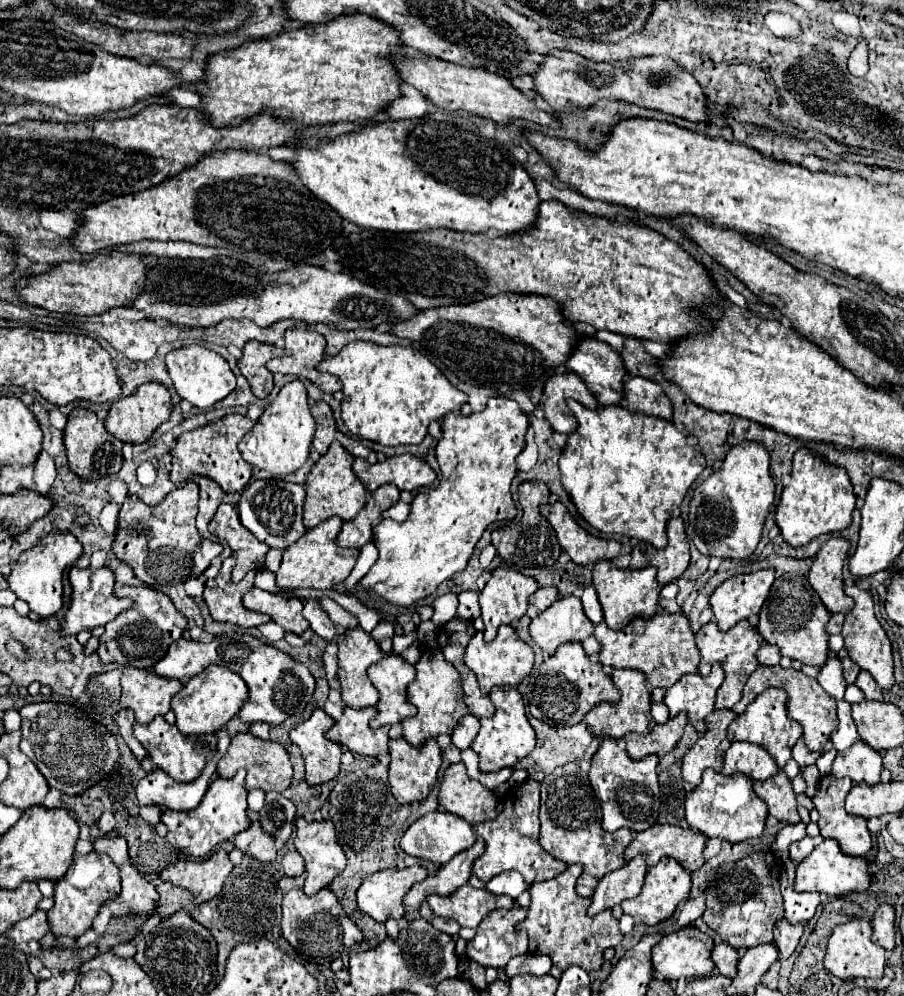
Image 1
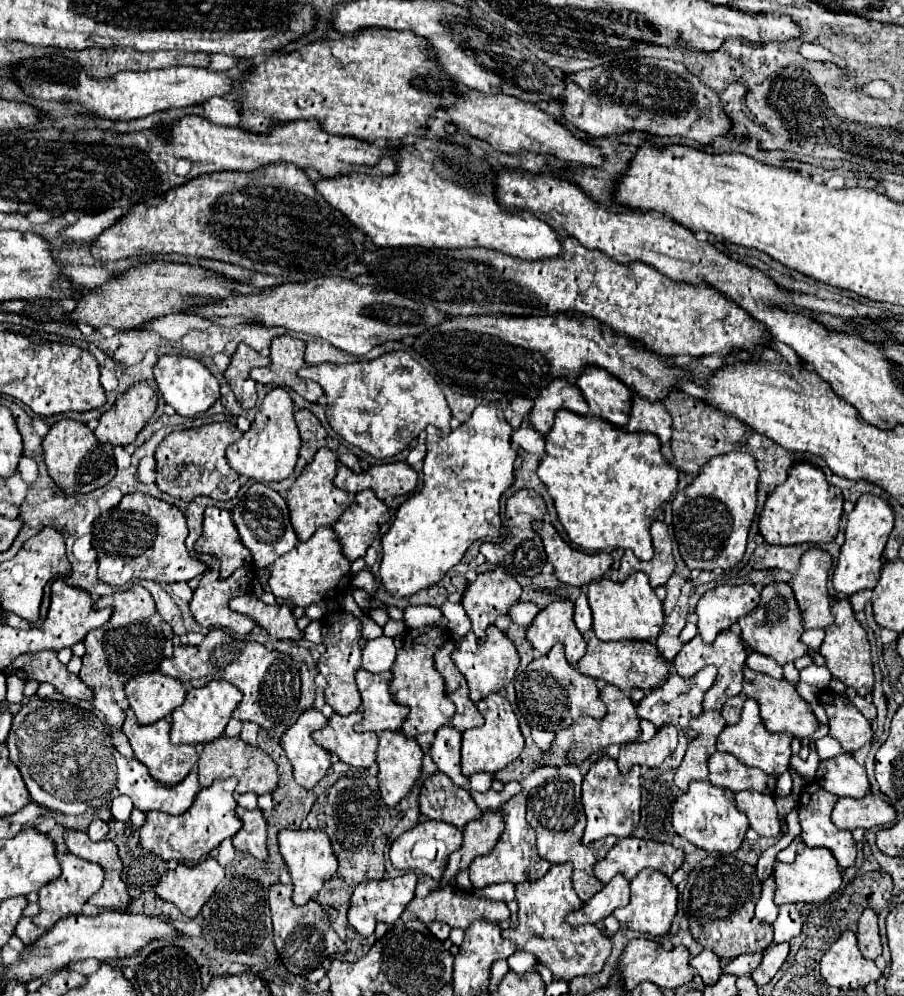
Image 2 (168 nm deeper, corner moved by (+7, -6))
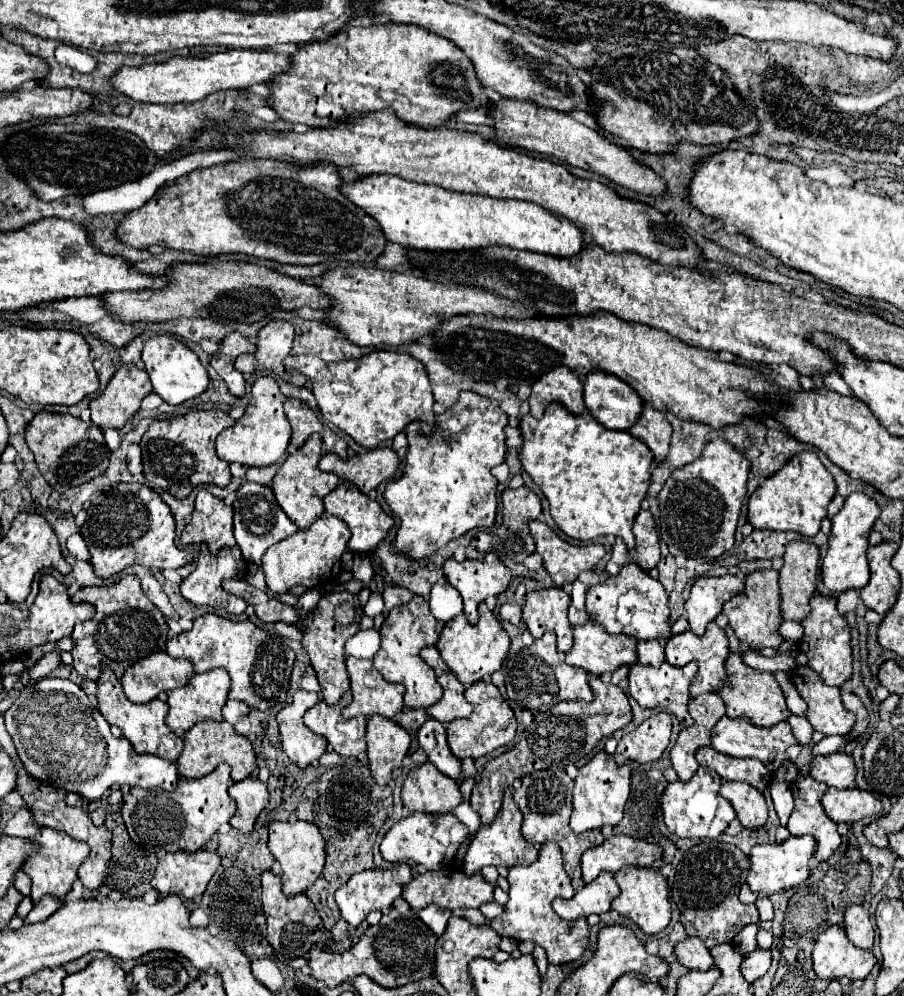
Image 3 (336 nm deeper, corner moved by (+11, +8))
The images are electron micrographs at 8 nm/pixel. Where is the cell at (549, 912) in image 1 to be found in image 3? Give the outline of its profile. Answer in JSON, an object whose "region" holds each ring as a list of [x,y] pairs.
{"region":[[[546,842],[540,852],[538,860],[528,866],[512,866],[508,868],[508,902],[504,904],[504,912],[490,920],[492,930],[498,936],[514,938],[518,942],[530,940],[534,944],[540,944],[550,964],[566,964],[570,960],[576,960],[584,954],[588,946],[588,924],[584,918],[576,922],[566,922],[552,910],[554,898],[572,898],[574,888],[570,884],[570,876],[562,868],[562,854],[560,848],[554,842]]]}

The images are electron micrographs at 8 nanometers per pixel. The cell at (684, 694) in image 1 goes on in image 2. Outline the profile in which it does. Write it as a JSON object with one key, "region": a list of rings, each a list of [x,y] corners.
{"region":[[[706,666],[704,670],[700,670],[700,674],[692,676],[692,678],[682,678],[676,672],[672,672],[672,678],[668,678],[668,682],[664,682],[664,686],[660,686],[660,690],[652,690],[638,708],[638,716],[644,720],[650,720],[656,728],[662,728],[666,724],[674,724],[680,726],[684,732],[692,732],[688,728],[690,718],[702,714],[702,700],[704,694],[710,690],[710,686],[716,680],[716,666]]]}

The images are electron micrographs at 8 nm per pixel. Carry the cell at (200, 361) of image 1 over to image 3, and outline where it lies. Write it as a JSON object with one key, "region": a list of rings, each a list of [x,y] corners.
{"region":[[[154,336],[150,340],[144,342],[142,348],[142,362],[144,362],[144,370],[150,376],[150,382],[154,386],[154,392],[166,402],[166,404],[182,404],[190,398],[196,398],[198,394],[202,394],[210,382],[206,368],[200,364],[198,356],[184,346],[182,342],[178,342],[176,338],[170,336]]]}

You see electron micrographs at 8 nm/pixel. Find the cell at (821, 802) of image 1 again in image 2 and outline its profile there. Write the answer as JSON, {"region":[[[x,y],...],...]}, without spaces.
{"region":[[[808,782],[800,794],[800,802],[798,802],[798,812],[800,812],[800,826],[802,826],[802,842],[806,846],[824,846],[828,848],[834,858],[838,860],[838,864],[842,868],[850,868],[854,862],[856,862],[856,854],[858,854],[858,848],[856,848],[856,842],[852,838],[852,832],[850,830],[840,830],[834,826],[830,814],[832,814],[832,806],[836,804],[836,794],[828,794],[818,782]]]}

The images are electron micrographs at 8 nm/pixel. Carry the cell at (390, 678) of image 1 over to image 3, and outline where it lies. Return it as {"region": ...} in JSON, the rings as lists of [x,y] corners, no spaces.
{"region":[[[346,656],[346,670],[350,676],[352,704],[342,708],[344,718],[352,718],[358,714],[380,714],[386,718],[394,718],[394,714],[402,710],[404,686],[386,682],[372,666],[372,660]]]}

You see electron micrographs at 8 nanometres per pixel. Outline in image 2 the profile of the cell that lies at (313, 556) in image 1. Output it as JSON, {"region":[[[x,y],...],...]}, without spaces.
{"region":[[[320,526],[306,542],[298,542],[284,558],[270,566],[270,588],[276,598],[292,600],[298,606],[310,606],[320,600],[336,598],[350,582],[350,560],[340,554],[340,544],[330,526]]]}

